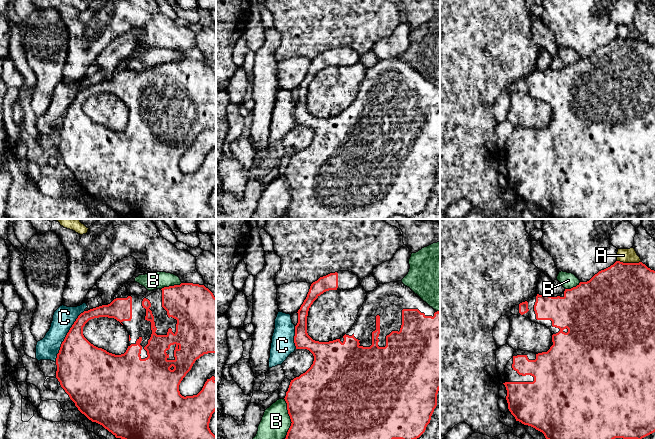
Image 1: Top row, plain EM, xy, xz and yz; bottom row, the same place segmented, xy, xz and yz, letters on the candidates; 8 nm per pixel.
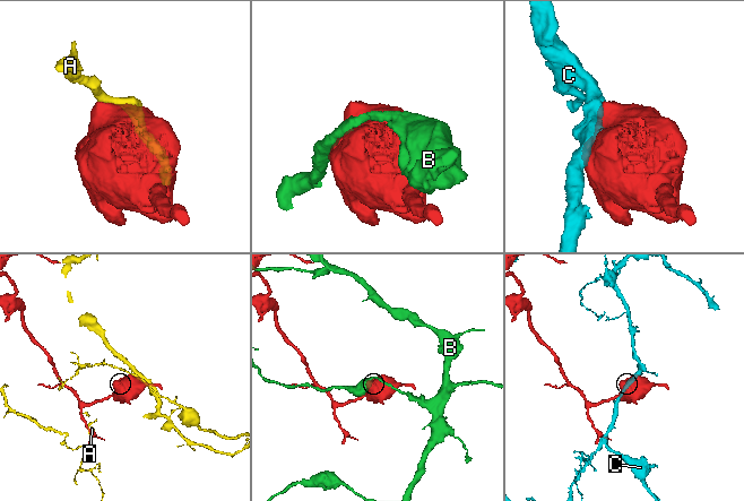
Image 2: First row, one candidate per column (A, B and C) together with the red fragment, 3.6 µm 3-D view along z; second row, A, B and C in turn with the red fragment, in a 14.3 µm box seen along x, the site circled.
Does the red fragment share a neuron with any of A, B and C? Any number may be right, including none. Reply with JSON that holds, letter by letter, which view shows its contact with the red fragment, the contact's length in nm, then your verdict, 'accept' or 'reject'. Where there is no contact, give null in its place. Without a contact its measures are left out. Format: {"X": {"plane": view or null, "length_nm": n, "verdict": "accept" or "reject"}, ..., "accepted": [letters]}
{"A": {"plane": "yz", "length_nm": 190, "verdict": "reject"}, "B": {"plane": "xz", "length_nm": 320, "verdict": "reject"}, "C": {"plane": "xy", "length_nm": 480, "verdict": "reject"}, "accepted": []}

